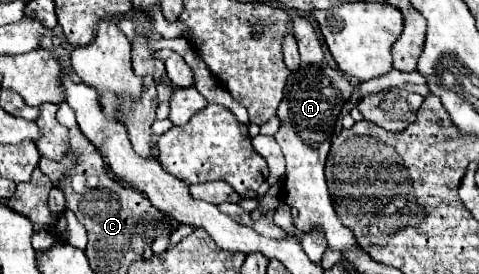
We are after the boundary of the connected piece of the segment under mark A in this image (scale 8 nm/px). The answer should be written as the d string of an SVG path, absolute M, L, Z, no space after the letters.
M311 63L293 71L287 79L283 101L279 103L277 117L281 121L279 131L275 133L275 141L281 145L285 163L287 163L287 205L295 207L299 213L293 219L293 227L297 231L311 231L313 227L323 227L329 247L333 251L355 249L355 235L341 225L339 217L333 211L333 203L325 183L325 159L331 147L333 129L343 105L349 101L353 93L351 81L339 71L329 67L327 63Z

